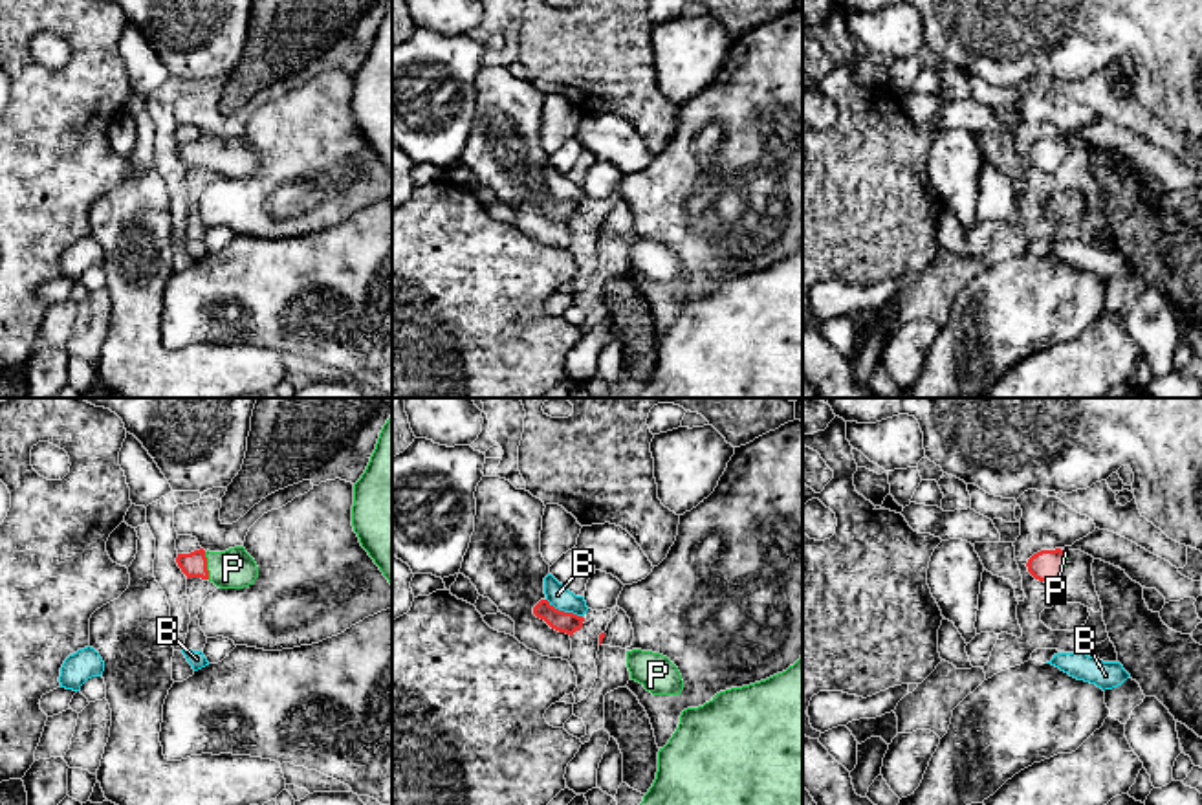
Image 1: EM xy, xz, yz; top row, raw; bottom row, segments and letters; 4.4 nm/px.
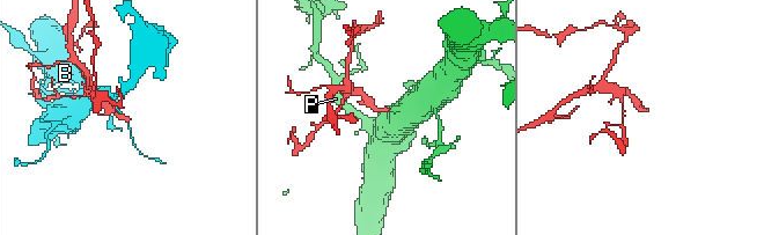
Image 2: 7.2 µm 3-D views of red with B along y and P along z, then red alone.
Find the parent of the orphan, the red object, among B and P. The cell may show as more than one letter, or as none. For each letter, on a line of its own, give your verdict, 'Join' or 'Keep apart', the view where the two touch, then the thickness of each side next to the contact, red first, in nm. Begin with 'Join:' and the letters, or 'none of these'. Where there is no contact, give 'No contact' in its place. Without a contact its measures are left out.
Join: P
B: Keep apart. Touches red in xz. Thickness 100 nm (red) against 100 nm
P: Join. Touches red in xy. Thickness 110 nm (red) against 180 nm

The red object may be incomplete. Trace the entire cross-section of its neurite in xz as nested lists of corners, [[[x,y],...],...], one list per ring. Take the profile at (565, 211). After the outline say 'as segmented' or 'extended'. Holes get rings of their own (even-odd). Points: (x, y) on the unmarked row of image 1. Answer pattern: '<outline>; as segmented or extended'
[[[541,189],[533,196],[533,204],[541,209],[544,209],[552,218],[566,224],[574,224],[583,216],[585,207],[577,205],[574,202],[564,202],[555,198],[548,189]]]; as segmented

